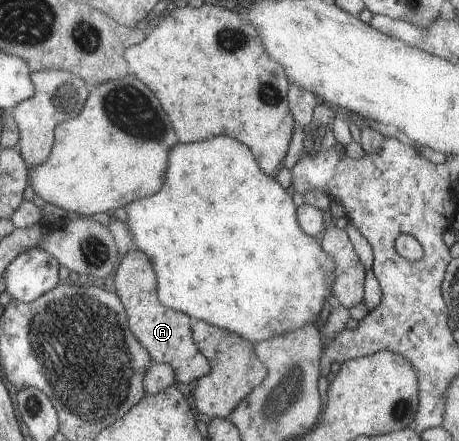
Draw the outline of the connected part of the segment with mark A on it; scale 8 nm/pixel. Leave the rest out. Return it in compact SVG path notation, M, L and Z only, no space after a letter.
M132 249L127 252L117 264L114 275L114 289L116 295L120 295L120 303L124 303L124 311L128 311L128 327L132 327L132 335L140 339L140 345L147 349L148 356L153 364L165 364L172 369L174 382L188 384L198 380L211 371L210 363L200 353L191 335L191 327L194 320L185 314L164 308L158 299L158 281L155 279L154 269L150 261L142 253Z

